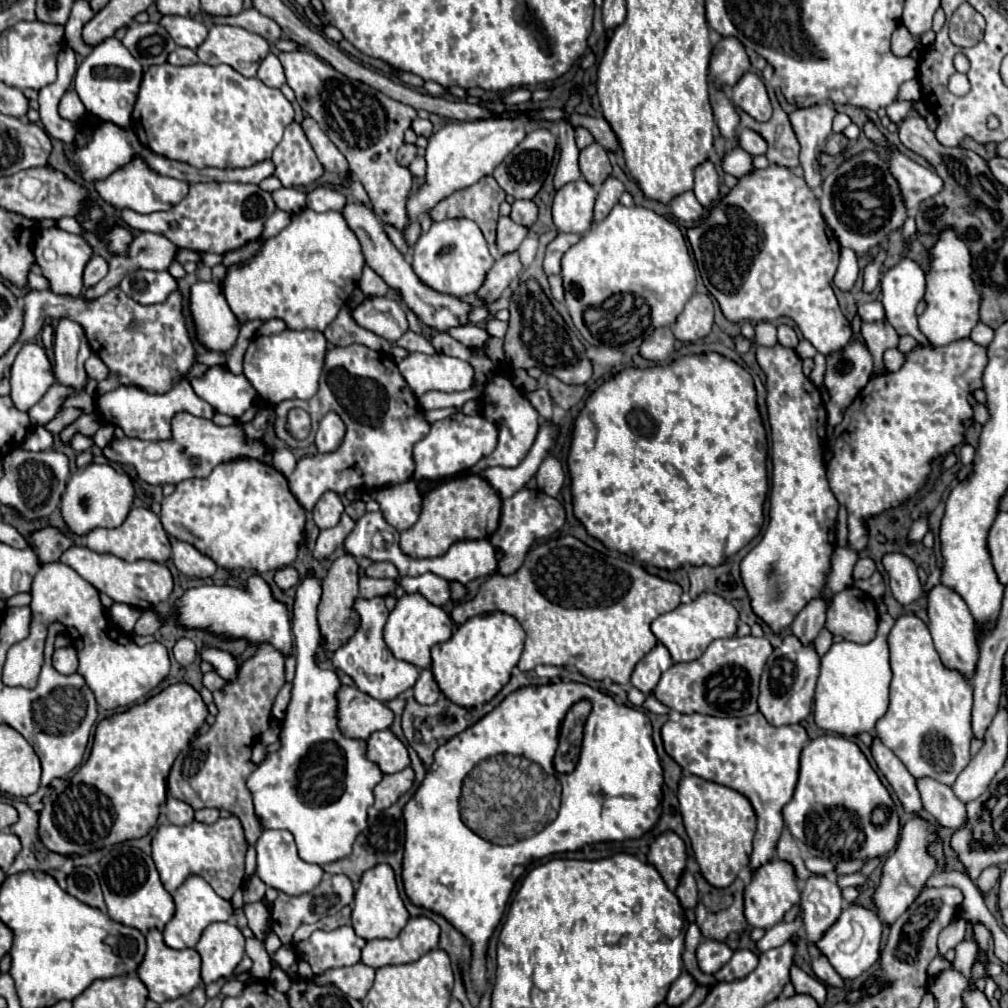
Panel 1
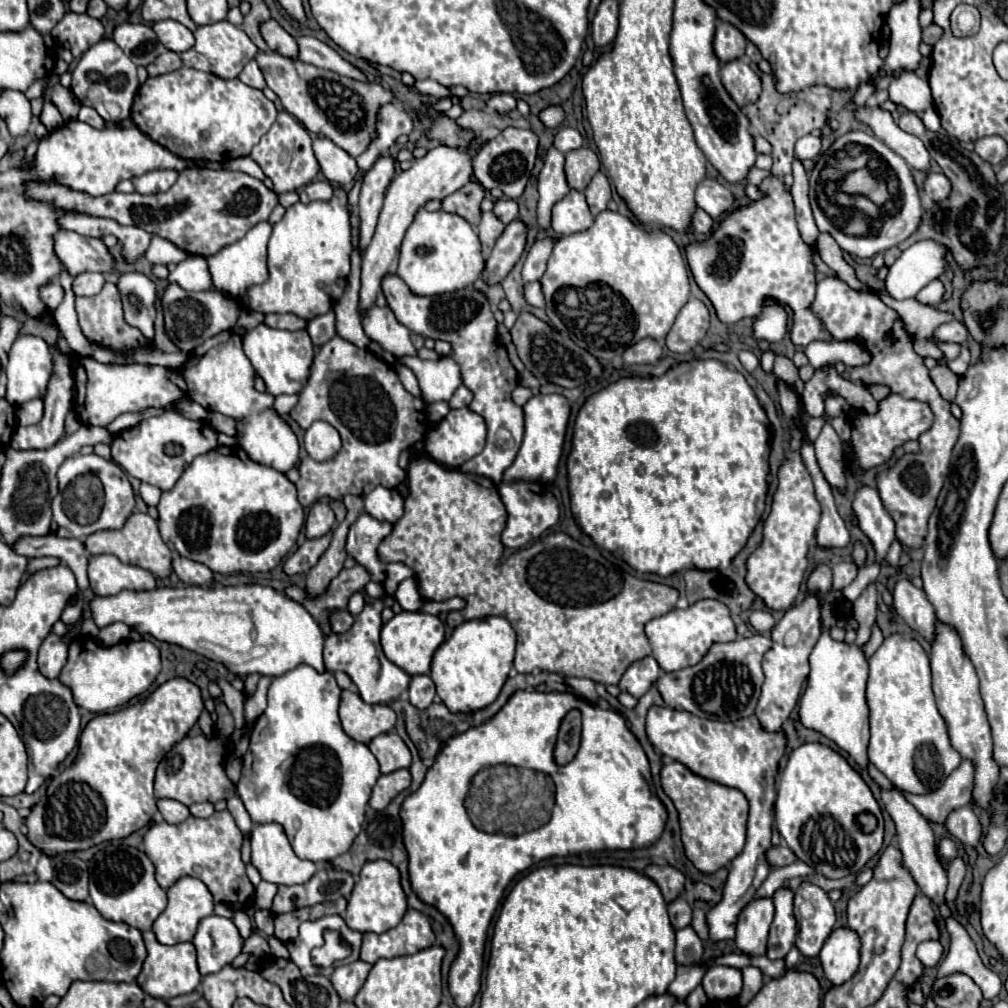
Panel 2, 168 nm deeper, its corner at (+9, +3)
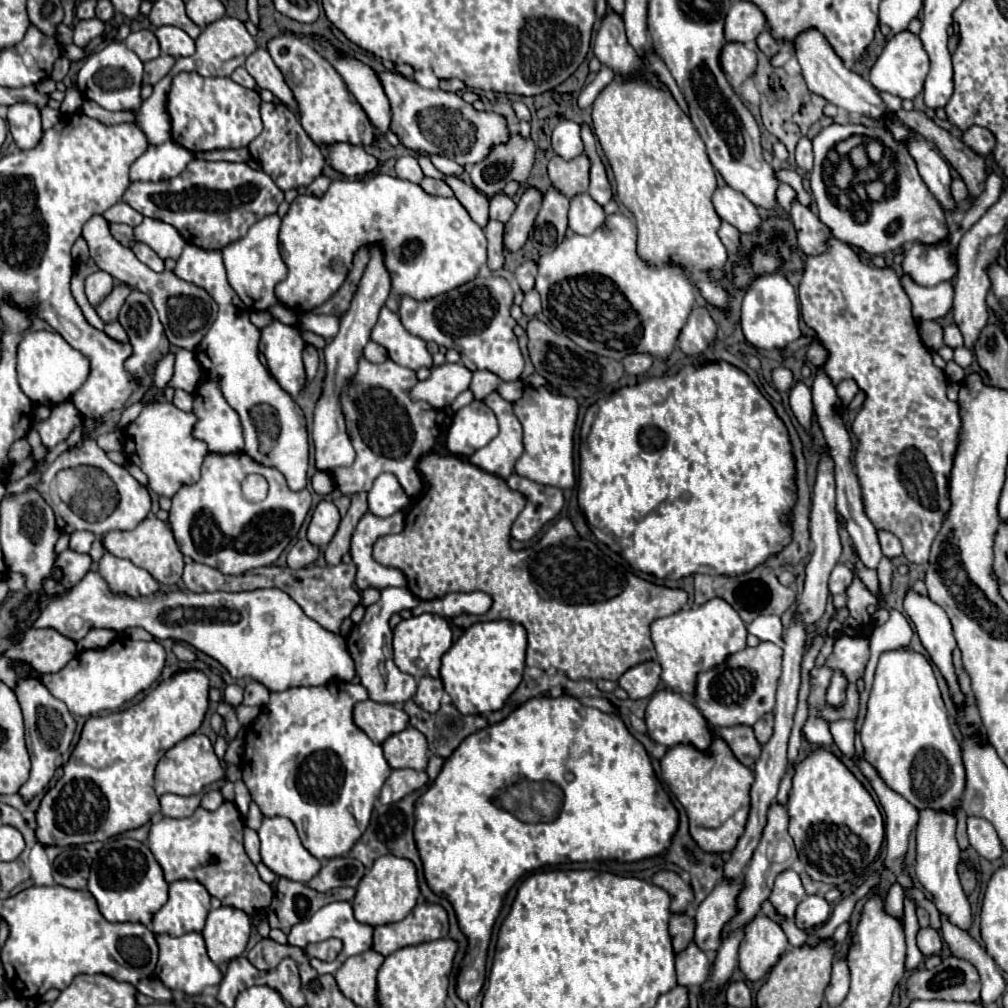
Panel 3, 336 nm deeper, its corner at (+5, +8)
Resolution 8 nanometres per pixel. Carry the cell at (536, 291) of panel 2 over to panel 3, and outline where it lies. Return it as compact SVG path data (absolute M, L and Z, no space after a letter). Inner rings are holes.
M532 290L530 294L526 294L520 308L522 308L522 312L524 312L526 316L530 316L530 318L536 316L536 314L540 312L540 298L538 298L538 292Z

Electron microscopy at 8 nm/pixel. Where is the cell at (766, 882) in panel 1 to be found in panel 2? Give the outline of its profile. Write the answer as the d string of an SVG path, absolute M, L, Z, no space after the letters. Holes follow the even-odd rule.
M772 897L752 899L738 917L738 929L736 929L738 949L746 955L764 955L772 919L774 919Z

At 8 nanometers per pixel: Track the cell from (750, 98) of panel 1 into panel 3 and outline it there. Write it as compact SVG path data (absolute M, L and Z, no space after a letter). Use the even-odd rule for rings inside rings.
M726 42L720 52L720 66L732 88L738 88L748 76L754 74L756 52L740 42Z

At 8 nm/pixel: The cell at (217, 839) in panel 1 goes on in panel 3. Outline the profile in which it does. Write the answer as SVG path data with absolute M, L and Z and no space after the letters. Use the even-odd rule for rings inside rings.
M224 802L218 810L208 812L198 808L192 816L174 820L162 818L152 824L148 846L164 870L166 882L198 880L210 896L216 896L224 906L234 906L254 916L270 906L272 888L258 876L256 866L244 852L242 844L242 814L232 802Z

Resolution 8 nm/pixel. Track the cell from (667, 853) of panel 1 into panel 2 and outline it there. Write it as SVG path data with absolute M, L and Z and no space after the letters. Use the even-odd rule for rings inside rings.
M648 865L644 869L644 873L660 887L664 899L670 903L672 899L676 899L680 895L680 891L684 889L684 875L682 871L678 871L672 865Z

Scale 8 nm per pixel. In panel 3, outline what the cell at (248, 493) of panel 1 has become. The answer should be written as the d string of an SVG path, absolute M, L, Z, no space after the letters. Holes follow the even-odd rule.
M244 452L240 454L206 454L204 464L202 464L202 478L196 484L182 486L182 490L172 498L172 508L170 508L170 524L174 538L178 542L178 548L184 556L192 558L194 562L212 566L220 570L222 574L228 576L240 576L252 568L260 566L270 566L276 562L276 558L284 552L284 548L290 544L290 540L298 534L302 520L306 518L310 510L312 498L308 490L292 492L286 486L286 478L282 478L282 472L268 468L268 466L258 466L252 458L246 458ZM248 474L262 474L268 484L268 496L264 502L250 502L242 496L240 484Z

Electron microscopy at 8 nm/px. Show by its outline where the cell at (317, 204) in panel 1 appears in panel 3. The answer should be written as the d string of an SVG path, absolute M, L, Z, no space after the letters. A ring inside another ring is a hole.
M318 176L318 178L306 188L306 192L312 194L312 196L322 196L322 194L328 190L328 186L330 186L330 178L326 178L326 176Z

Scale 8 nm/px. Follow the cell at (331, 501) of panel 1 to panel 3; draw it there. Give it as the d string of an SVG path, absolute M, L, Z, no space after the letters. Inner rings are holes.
M322 500L316 506L312 520L308 524L308 542L324 550L330 544L330 540L334 538L338 524L340 524L338 508L330 500Z

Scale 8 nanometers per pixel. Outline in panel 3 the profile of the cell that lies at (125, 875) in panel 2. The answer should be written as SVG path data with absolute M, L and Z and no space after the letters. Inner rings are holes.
M116 836L104 842L98 860L92 864L88 890L98 902L98 910L108 922L140 922L148 926L152 916L168 900L168 882L150 848L138 840Z

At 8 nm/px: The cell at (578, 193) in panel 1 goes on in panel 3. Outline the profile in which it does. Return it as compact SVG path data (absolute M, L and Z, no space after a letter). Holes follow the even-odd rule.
M578 194L570 200L570 230L576 234L592 234L602 226L606 218L604 208L590 198L590 194Z

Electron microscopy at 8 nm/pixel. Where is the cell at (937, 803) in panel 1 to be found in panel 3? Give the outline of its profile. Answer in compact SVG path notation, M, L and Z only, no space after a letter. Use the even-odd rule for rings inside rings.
M968 818L968 840L972 848L986 860L996 860L1002 856L1002 842L990 822L984 818Z

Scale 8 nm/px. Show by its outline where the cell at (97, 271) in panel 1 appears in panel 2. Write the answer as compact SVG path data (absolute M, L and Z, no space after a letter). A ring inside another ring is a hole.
M86 271L86 273L80 273L74 277L74 293L76 295L96 295L104 285L104 277L102 273L92 273L92 271Z

